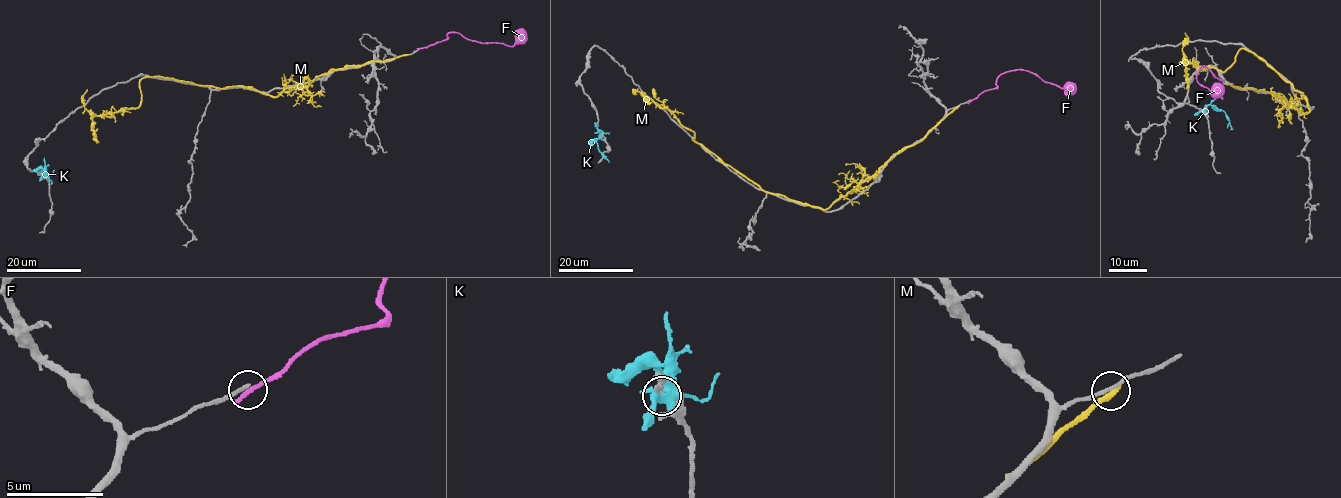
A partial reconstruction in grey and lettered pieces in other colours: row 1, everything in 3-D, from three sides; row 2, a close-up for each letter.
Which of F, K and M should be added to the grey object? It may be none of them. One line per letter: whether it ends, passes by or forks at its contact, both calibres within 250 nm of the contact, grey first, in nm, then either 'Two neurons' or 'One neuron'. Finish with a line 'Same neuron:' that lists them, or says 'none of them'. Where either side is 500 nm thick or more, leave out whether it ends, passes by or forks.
F: It ends there. Thickness 200 nm (grey) against 280 nm. Two neurons
K: It forks there. Thickness 240 nm (grey) against 380 nm. Two neurons
M: It ends there. Thickness 160 nm (grey) against 360 nm. Two neurons
Same neuron: none of them

